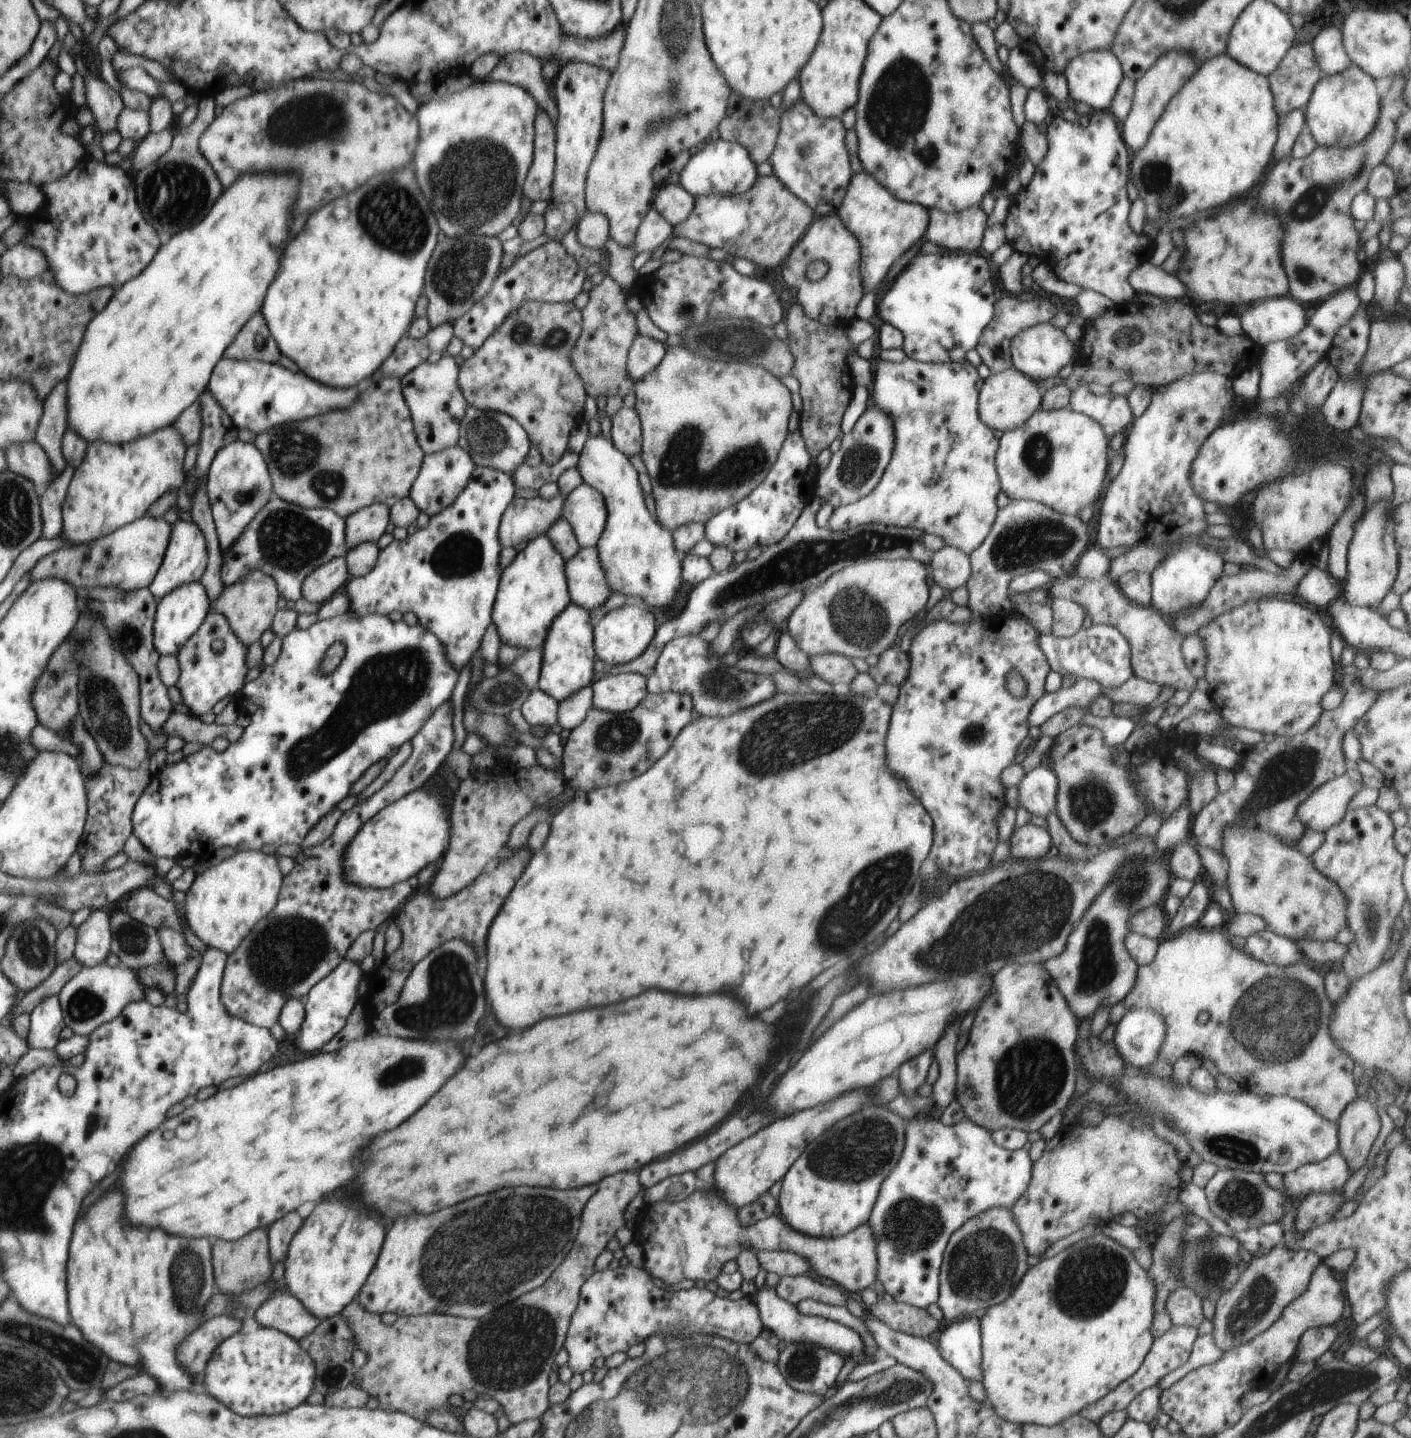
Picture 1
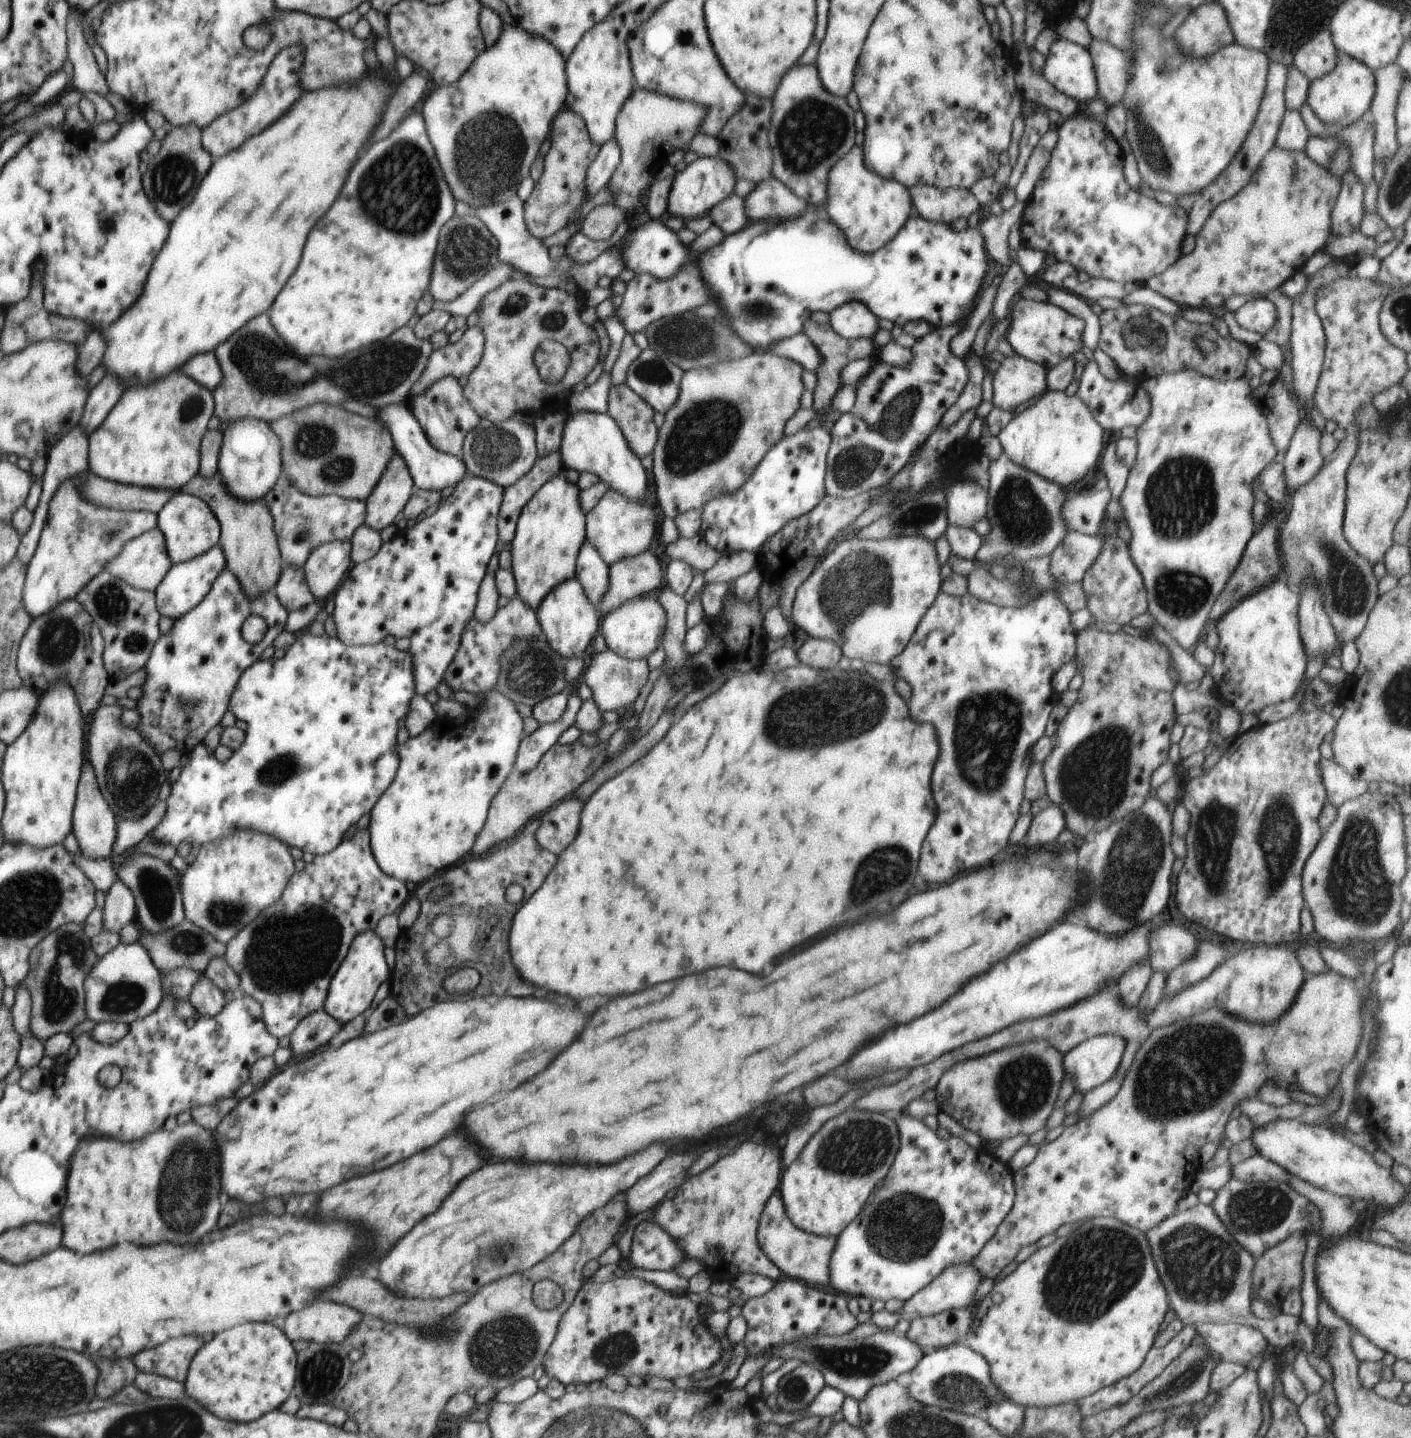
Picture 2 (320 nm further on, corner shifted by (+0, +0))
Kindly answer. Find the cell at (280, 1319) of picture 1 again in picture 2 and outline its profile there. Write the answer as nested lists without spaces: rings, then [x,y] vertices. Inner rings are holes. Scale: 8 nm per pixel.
[[[316,1301],[288,1316],[284,1332],[290,1340],[306,1343],[344,1343],[363,1314],[338,1302]]]

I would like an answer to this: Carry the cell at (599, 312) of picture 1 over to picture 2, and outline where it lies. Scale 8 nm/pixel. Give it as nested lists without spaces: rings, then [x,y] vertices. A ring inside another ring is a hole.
[[[546,340],[536,348],[534,363],[542,381],[556,384],[566,374],[571,364],[571,355],[558,341]]]

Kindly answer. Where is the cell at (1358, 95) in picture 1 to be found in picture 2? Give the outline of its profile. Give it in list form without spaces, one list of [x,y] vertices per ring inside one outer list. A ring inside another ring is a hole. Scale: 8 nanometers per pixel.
[[[1338,51],[1336,68],[1324,78],[1311,82],[1307,103],[1328,129],[1344,129],[1357,122],[1372,106],[1376,94],[1376,76],[1363,63]]]

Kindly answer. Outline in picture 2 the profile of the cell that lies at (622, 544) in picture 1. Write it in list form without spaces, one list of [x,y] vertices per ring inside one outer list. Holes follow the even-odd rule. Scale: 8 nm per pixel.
[[[574,412],[568,414],[559,449],[564,467],[579,473],[596,474],[599,482],[606,482],[610,491],[620,492],[628,500],[646,502],[648,478],[641,459],[632,452],[616,422],[607,414]]]

